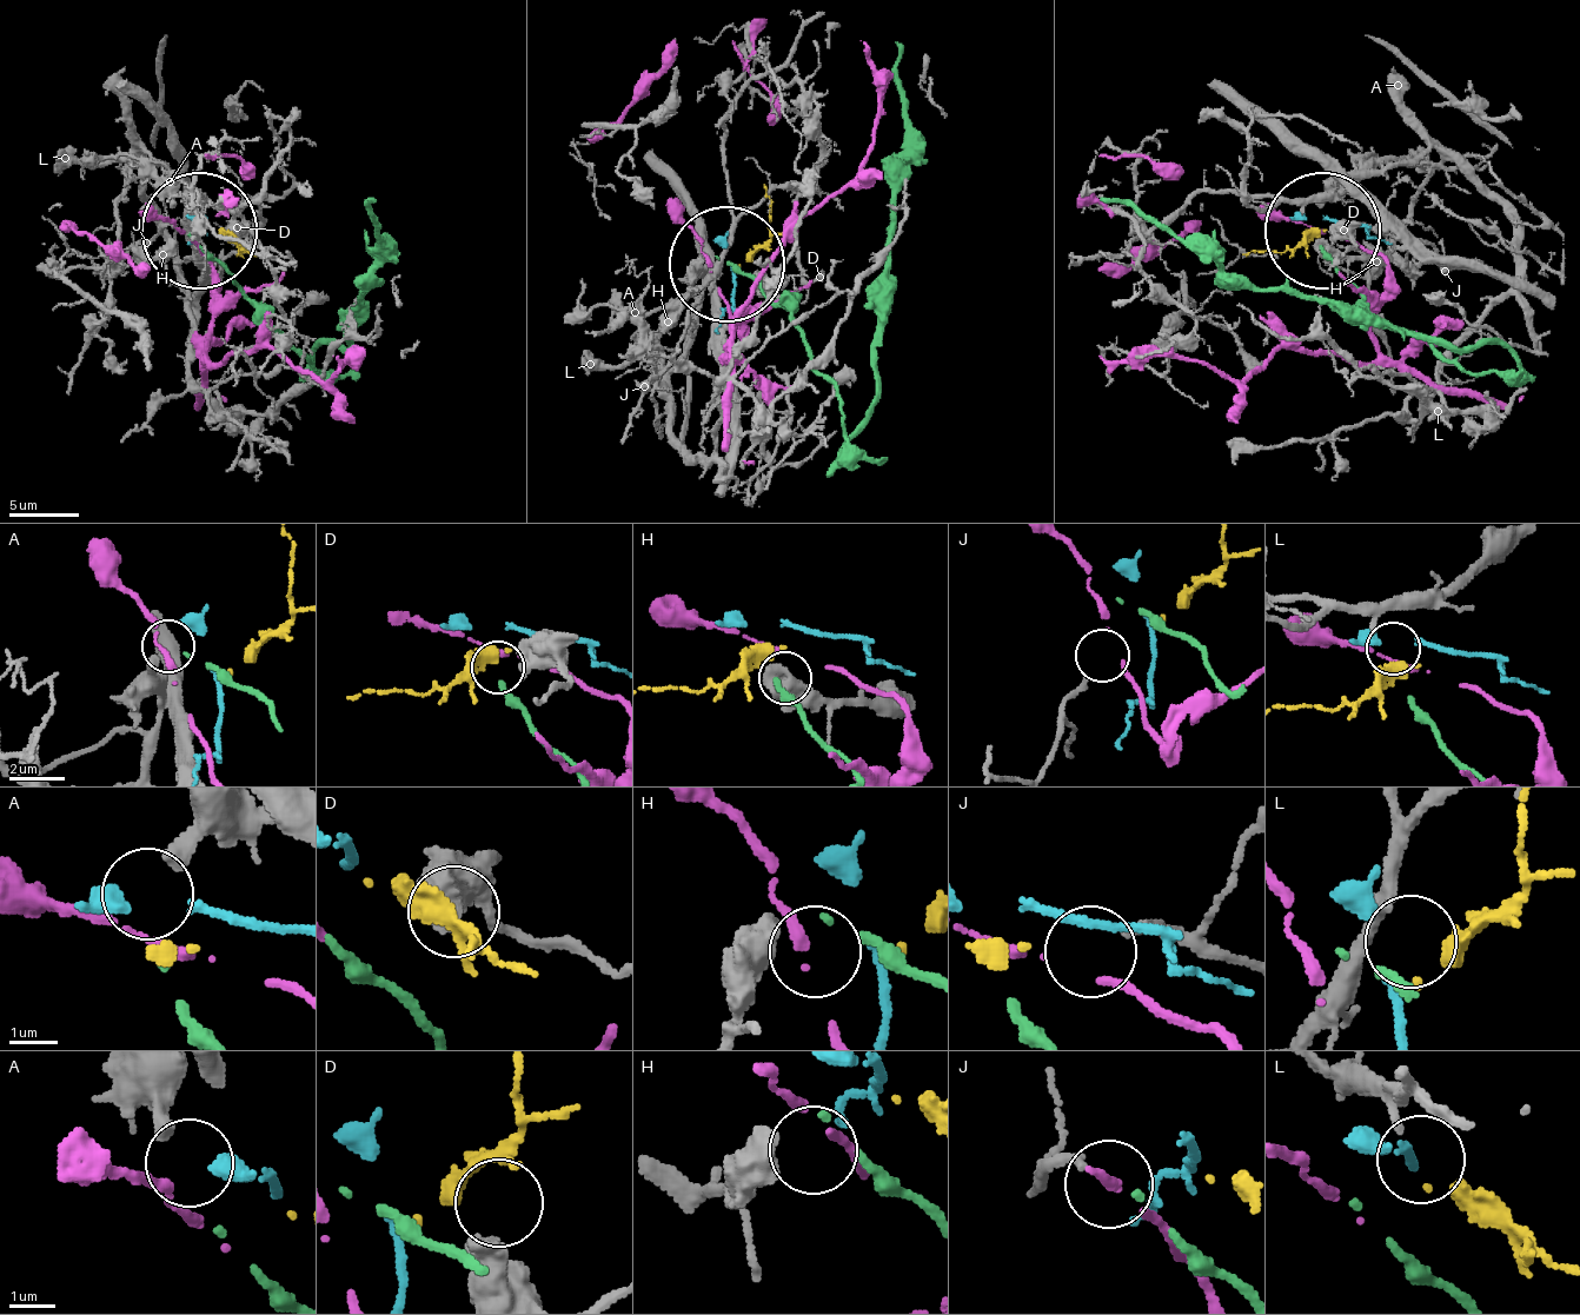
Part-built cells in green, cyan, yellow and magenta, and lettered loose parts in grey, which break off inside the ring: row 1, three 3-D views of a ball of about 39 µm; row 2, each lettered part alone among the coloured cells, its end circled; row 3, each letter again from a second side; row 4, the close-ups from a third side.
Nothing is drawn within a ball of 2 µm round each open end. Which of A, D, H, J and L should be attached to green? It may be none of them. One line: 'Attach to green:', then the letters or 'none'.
Attach to green: none

